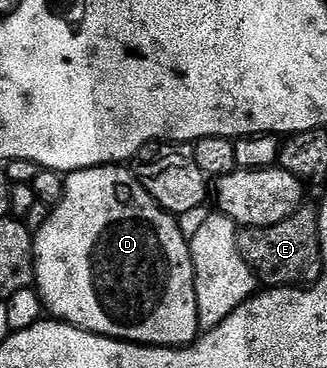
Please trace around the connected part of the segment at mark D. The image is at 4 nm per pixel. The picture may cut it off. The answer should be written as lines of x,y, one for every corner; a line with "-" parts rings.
97,165
94,169
81,169
75,173
69,174
65,178
66,186
62,192
62,202
53,206
49,210
50,218
43,223
39,229
33,234
34,239
34,285
36,286
36,292
42,299
42,303
45,312
49,314
51,318
59,321
64,321
68,325
75,325
77,329
83,329
89,333
95,333
101,337
112,337
115,341
129,341
136,345
153,345
155,347
165,347
167,349
176,349
183,345
191,345
193,341
197,341
200,336
200,330
198,327
198,308
196,307
196,283
194,282
194,264
192,263
192,255
190,254
190,243
187,234
182,234
182,229
177,225
175,214
166,212
165,209
159,207
154,202
152,195
148,195
148,191
143,185
138,182
138,178
134,176
133,172
129,168
119,167
118,165

